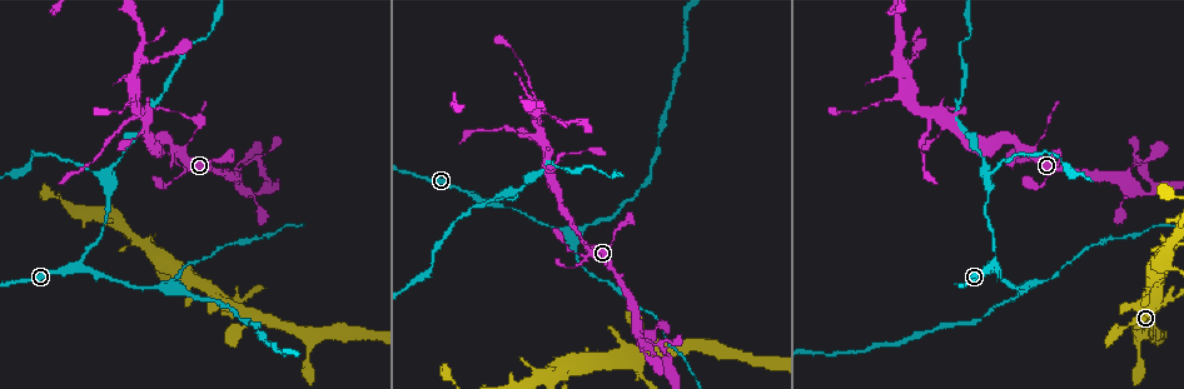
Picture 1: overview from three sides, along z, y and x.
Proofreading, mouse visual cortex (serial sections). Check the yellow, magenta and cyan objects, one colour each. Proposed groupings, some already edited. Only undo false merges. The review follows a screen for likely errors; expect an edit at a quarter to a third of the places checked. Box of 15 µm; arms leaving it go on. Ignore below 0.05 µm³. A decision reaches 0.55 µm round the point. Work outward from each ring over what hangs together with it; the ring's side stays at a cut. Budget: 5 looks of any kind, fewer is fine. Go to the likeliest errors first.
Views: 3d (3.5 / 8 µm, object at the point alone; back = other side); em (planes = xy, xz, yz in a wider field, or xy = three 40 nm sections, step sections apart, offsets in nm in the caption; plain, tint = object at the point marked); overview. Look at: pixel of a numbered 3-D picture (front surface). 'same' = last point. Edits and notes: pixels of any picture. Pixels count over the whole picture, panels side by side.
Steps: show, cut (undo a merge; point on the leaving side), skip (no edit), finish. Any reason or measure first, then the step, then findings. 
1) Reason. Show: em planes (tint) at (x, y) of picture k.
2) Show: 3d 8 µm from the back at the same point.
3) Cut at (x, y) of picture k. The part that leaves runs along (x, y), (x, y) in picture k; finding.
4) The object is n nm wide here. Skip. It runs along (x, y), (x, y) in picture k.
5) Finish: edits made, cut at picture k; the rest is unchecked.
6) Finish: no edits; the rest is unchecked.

Three-way junction. Show: 3d 3.5 µm at (541, 133) of picture 1.

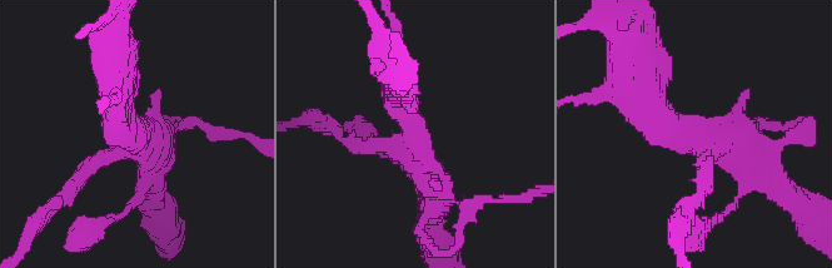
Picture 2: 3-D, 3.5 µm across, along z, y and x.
Need the tissue. Show: em xy step 5 (tint) at (135, 142) of picture 2.

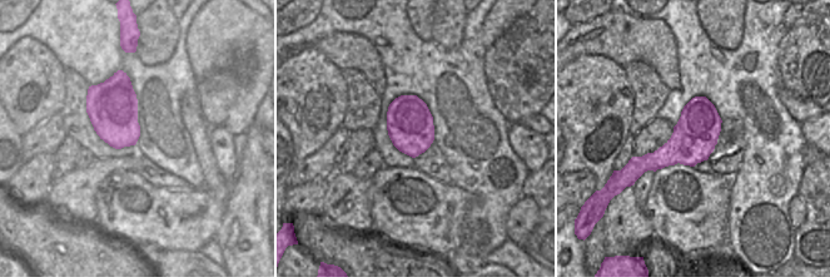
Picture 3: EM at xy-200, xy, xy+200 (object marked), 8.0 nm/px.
Cut at (702, 183) of picture 2. The part that leaves runs along (99, 158), (56, 200), (30, 234) in picture 2; a second cell is stuck on.

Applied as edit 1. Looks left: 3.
Show: overview.

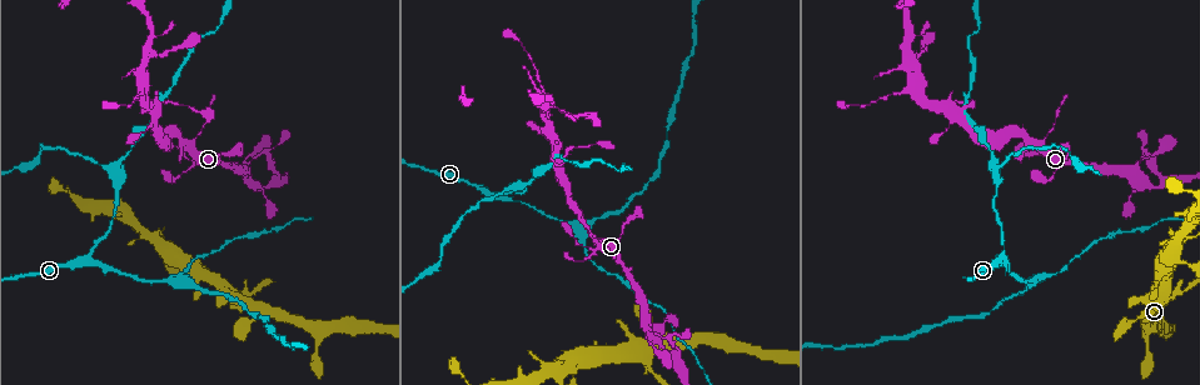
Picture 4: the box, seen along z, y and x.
Sharp bend. Show: 3d 8 µm at (913, 57) of picture 4.

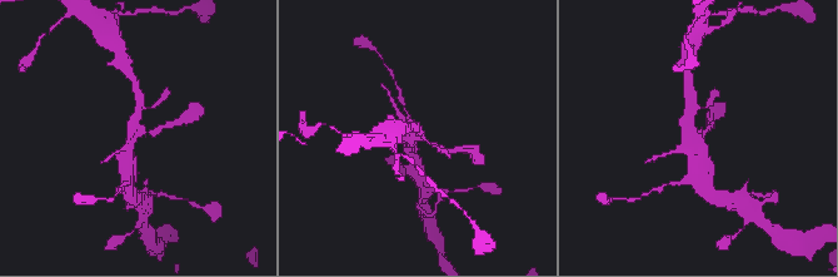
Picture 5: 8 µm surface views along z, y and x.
3 arms meet here; the arms are 150, 200, 450 nm wide; need the tissue. Show: em xy step 2 (tint) at (696, 137) of picture 5.

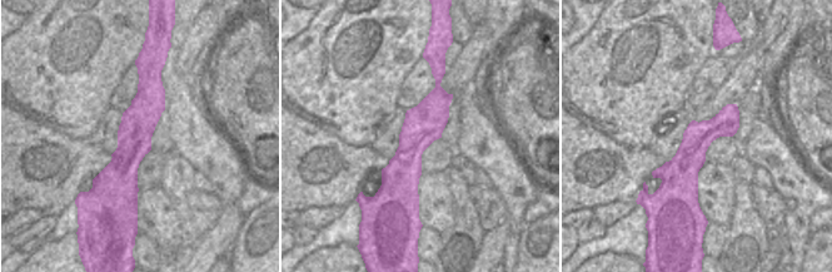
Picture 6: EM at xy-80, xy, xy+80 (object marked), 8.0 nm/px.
Skip. It runs along (436, 72), (410, 201) in picture 6; continuous, no second cell.

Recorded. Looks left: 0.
Finish: edits made, cut at picture 2; the rest is unchecked.

